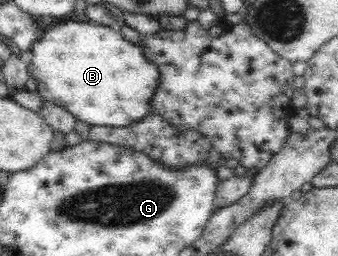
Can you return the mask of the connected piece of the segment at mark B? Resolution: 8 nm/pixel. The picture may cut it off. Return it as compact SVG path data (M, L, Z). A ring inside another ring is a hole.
M72 18L71 20L66 20L53 26L51 25L49 30L44 30L42 35L31 45L30 51L33 58L29 62L29 68L31 69L31 76L36 80L38 93L44 100L48 100L51 104L70 112L77 120L82 120L93 126L124 127L140 121L144 116L150 114L150 100L155 89L158 87L160 75L159 71L157 71L157 65L147 61L147 57L143 56L139 45L125 40L121 33L113 31L108 26L91 21L75 21Z

